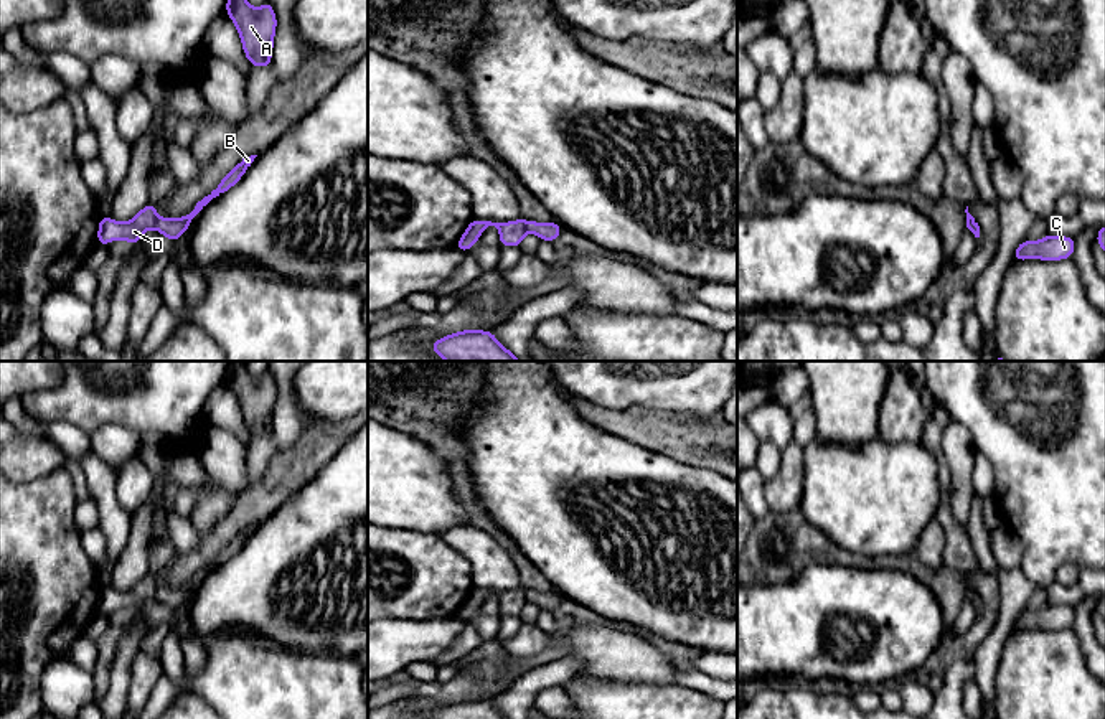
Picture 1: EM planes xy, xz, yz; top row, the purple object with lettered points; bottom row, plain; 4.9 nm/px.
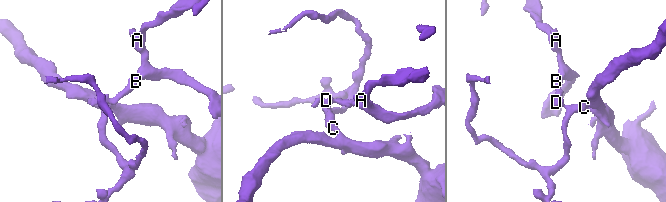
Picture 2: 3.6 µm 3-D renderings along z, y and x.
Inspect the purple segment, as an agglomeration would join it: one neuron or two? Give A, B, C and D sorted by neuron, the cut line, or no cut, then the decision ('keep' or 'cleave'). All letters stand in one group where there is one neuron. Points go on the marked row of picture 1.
groups A B / C D; cut xz (528, 221), (526, 231); cleave

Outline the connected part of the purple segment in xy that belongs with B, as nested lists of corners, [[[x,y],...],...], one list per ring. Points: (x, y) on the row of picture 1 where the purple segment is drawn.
[[[257,155],[242,158],[221,181],[219,185],[201,201],[198,201],[193,209],[185,218],[158,218],[155,229],[176,242],[183,233],[188,231],[190,223],[205,209],[205,206],[216,196],[231,190],[246,173]]]

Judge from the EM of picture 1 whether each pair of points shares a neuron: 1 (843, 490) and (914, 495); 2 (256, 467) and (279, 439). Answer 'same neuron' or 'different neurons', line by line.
1: same neuron
2: same neuron

